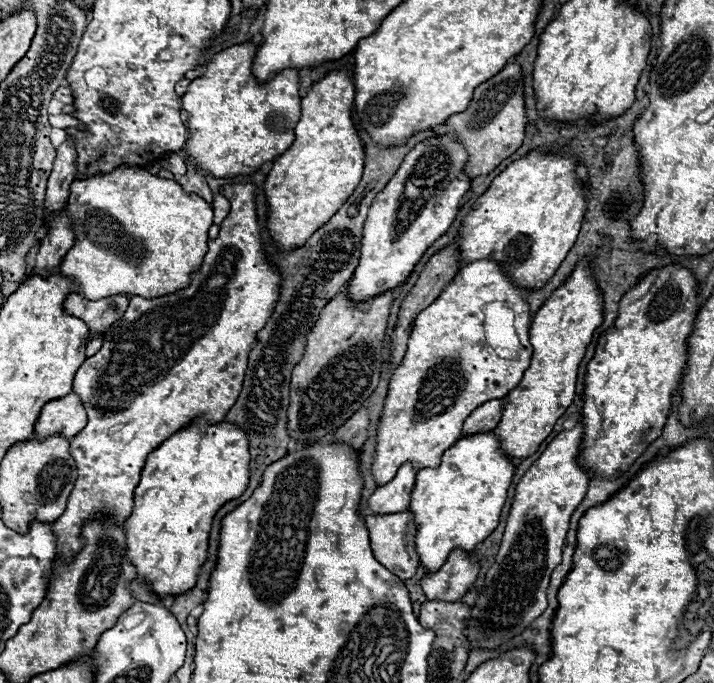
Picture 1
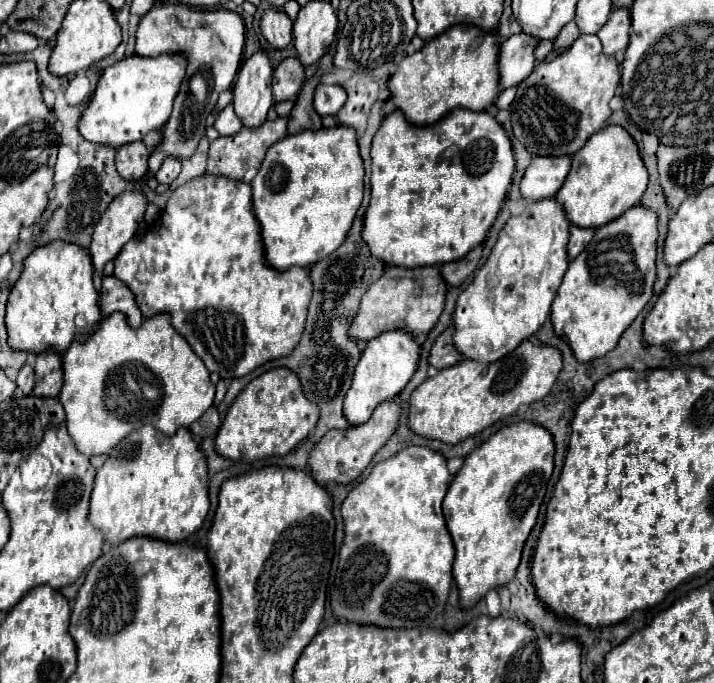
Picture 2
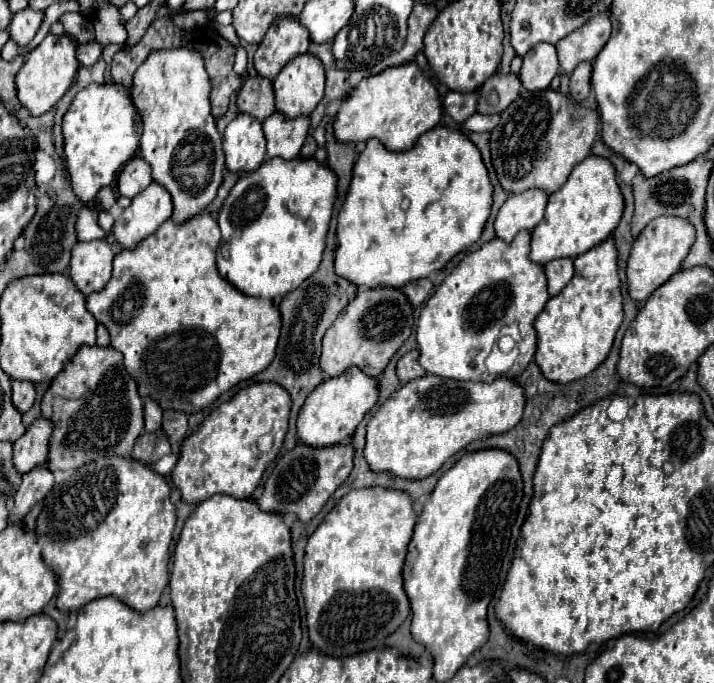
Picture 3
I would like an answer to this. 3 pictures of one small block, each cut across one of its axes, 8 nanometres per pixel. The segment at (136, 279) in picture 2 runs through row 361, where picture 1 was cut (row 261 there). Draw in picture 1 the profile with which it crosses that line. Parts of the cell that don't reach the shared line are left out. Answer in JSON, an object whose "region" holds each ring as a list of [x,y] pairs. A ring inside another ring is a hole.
{"region":[[[226,184],[220,190],[230,200],[232,208],[220,224],[218,238],[208,242],[208,252],[200,268],[192,272],[190,284],[154,300],[132,296],[126,314],[106,330],[100,352],[86,358],[74,376],[72,390],[84,400],[88,424],[70,442],[72,458],[78,464],[78,480],[64,514],[54,522],[58,558],[70,558],[84,546],[80,540],[84,520],[108,514],[122,524],[130,516],[134,488],[138,486],[146,456],[158,448],[160,442],[200,416],[212,424],[222,422],[228,408],[238,400],[248,366],[248,354],[256,342],[256,334],[264,328],[276,308],[282,278],[278,268],[270,264],[264,254],[254,202],[256,186]]]}

